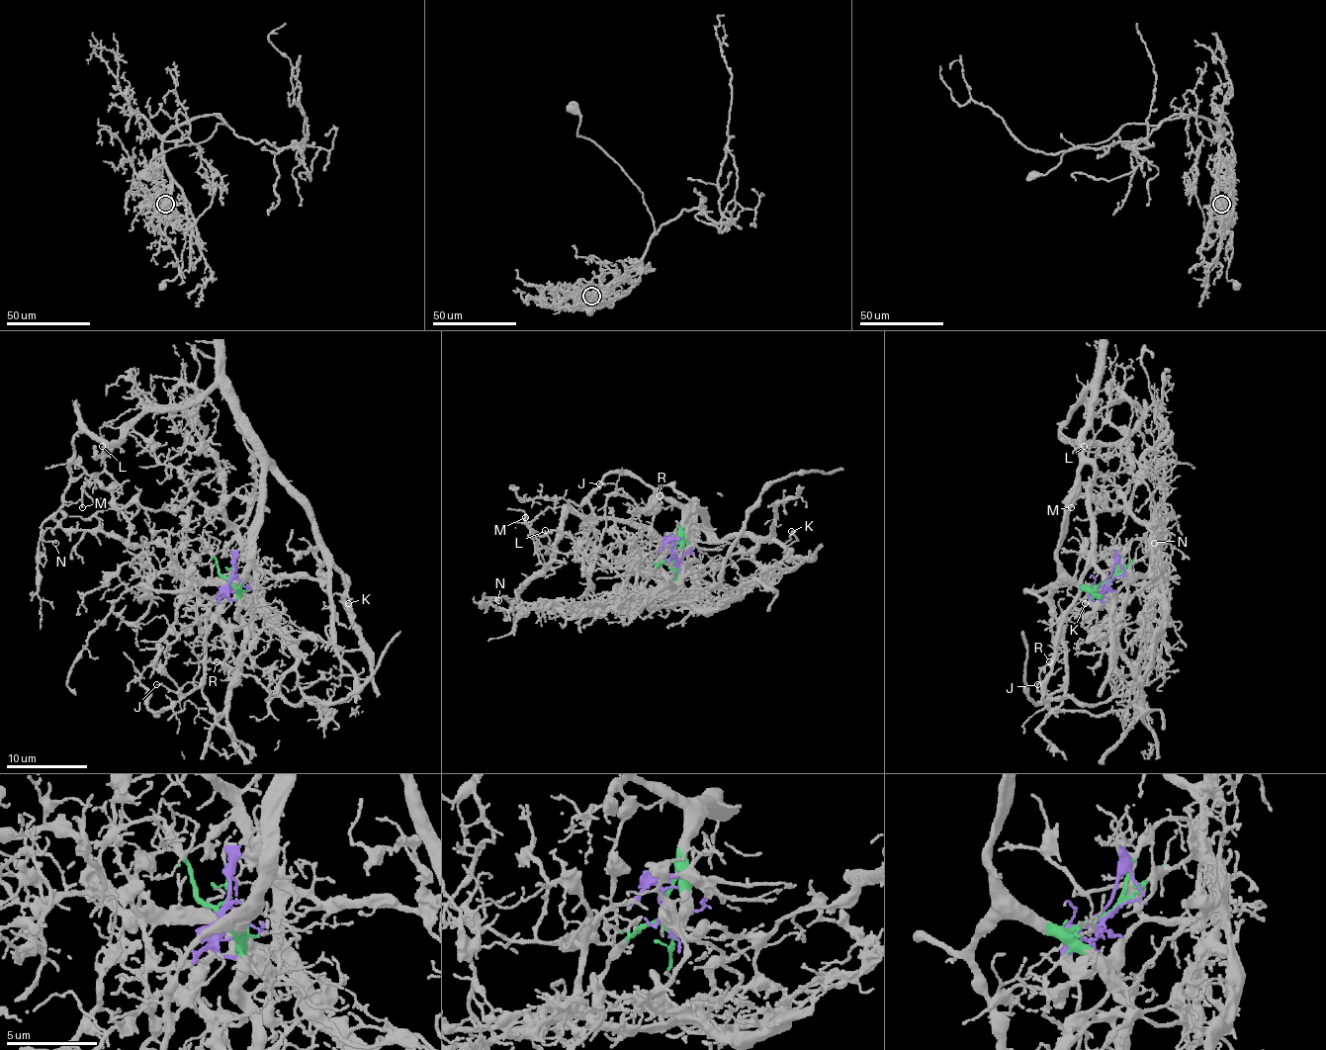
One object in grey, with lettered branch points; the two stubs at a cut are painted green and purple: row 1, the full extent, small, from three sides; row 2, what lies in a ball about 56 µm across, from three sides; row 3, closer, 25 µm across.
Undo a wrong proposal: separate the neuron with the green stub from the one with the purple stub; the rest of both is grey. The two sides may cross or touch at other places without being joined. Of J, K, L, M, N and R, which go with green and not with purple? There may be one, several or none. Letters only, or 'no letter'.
J, K, L, M, N, R

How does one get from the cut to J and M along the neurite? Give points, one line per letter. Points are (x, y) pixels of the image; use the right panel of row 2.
J: (1109, 579), (1091, 587), (1064, 581), (1052, 591), (1050, 600), (1067, 681), (1052, 693), (1038, 689), (1038, 685)
M: (1109, 579), (1083, 587), (1056, 558), (1089, 387), (1060, 433), (1111, 444), (1119, 470), (1081, 482), (1071, 506)

